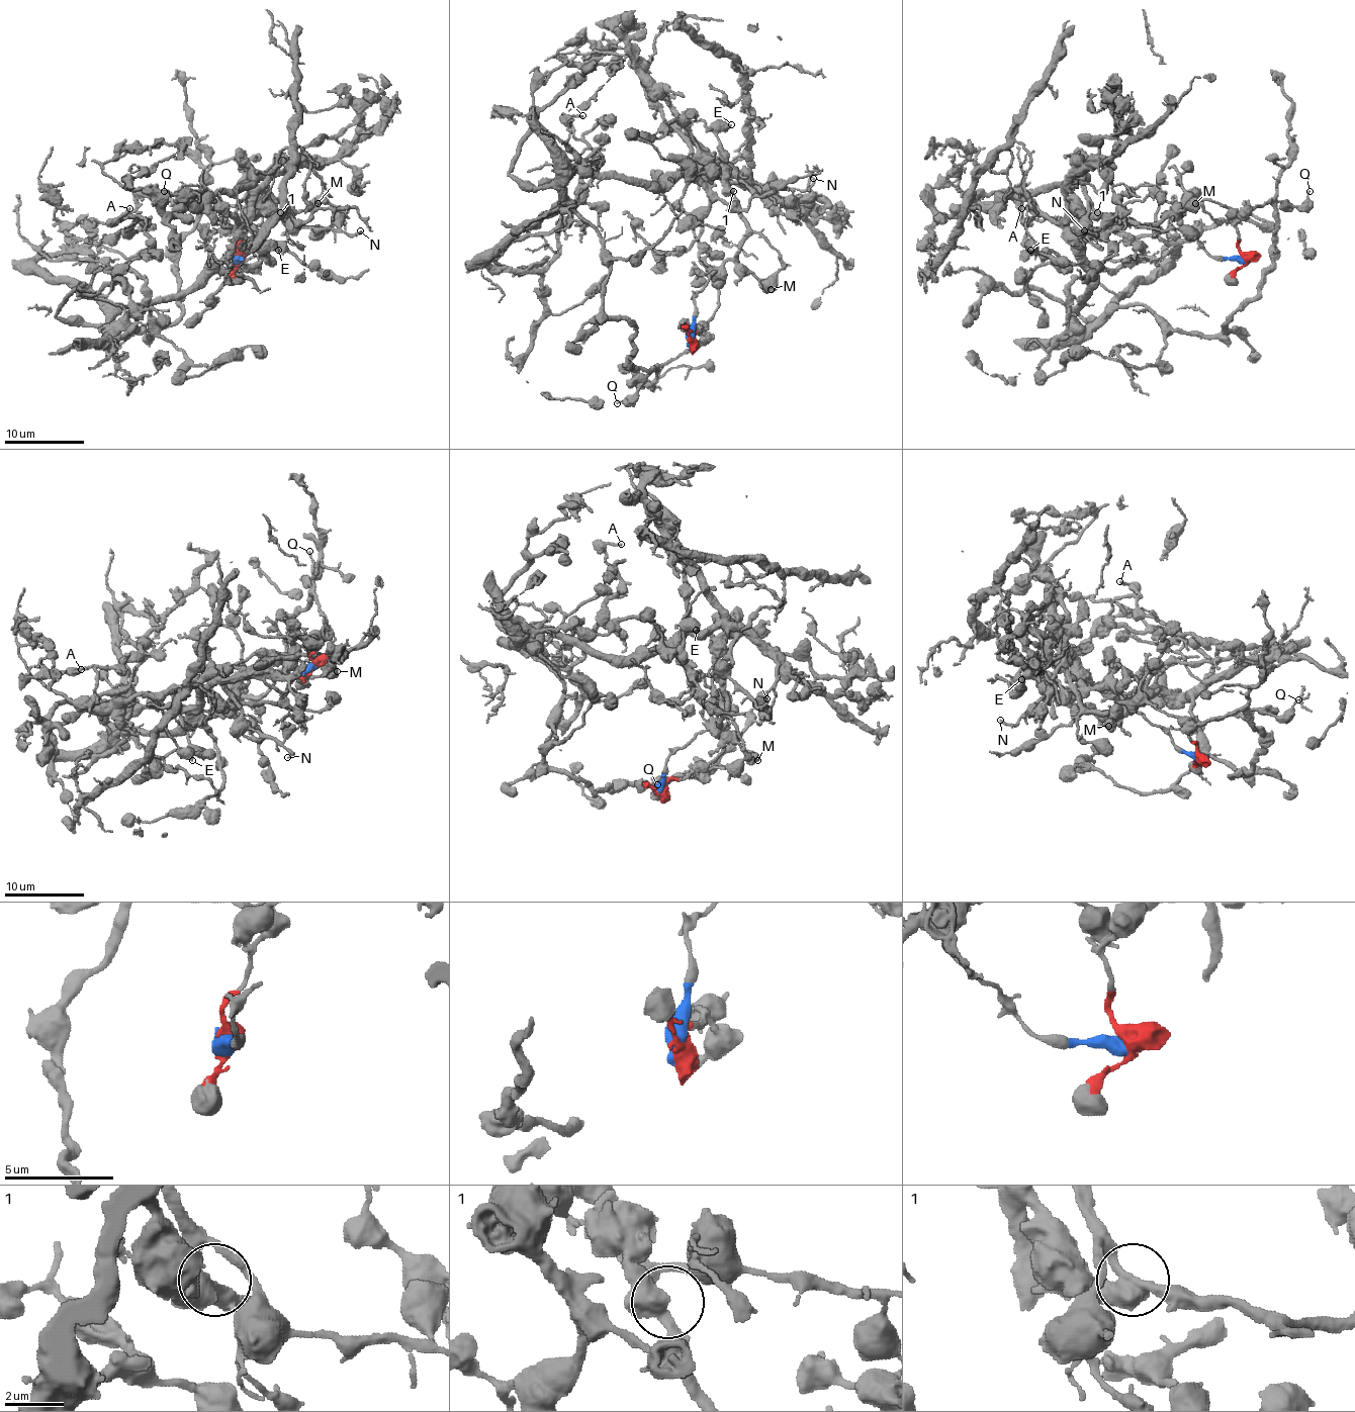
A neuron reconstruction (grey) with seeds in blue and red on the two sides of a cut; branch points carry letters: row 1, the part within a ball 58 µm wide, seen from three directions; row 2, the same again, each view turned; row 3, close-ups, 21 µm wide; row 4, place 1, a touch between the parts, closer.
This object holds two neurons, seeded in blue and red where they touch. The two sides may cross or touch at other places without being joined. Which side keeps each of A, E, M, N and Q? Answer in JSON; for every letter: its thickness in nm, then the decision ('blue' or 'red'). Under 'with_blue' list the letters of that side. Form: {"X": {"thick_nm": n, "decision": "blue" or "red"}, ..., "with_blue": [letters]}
{"A": {"thick_nm": 190, "decision": "red"}, "E": {"thick_nm": 440, "decision": "blue"}, "M": {"thick_nm": 850, "decision": "blue"}, "N": {"thick_nm": 150, "decision": "blue"}, "Q": {"thick_nm": 110, "decision": "red"}, "with_blue": ["E", "M", "N"]}

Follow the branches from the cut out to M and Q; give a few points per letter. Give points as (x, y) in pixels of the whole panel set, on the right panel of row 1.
M: (1246, 259), (1217, 259), (1177, 222), (1177, 216), (1166, 212), (1179, 212), (1195, 202)
Q: (1246, 259), (1238, 245), (1236, 224), (1250, 210), (1270, 200), (1301, 206), (1310, 190)

